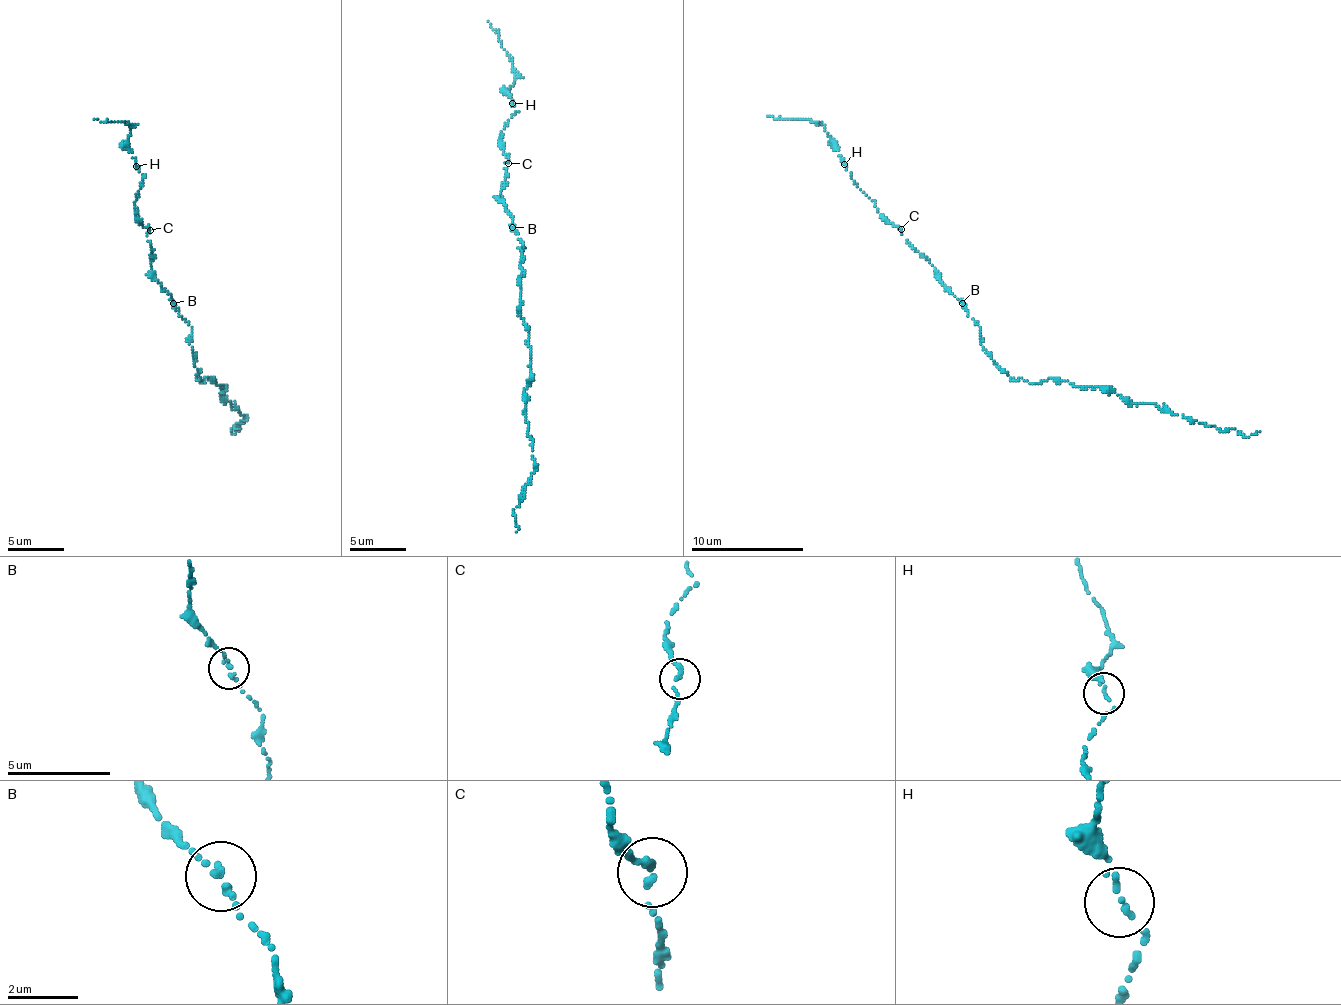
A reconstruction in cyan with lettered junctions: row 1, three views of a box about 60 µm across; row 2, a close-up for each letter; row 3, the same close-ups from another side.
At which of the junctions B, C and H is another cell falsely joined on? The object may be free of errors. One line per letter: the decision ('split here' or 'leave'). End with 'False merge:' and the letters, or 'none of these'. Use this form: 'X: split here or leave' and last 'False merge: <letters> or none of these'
B: leave
C: leave
H: leave
False merge: none of these

